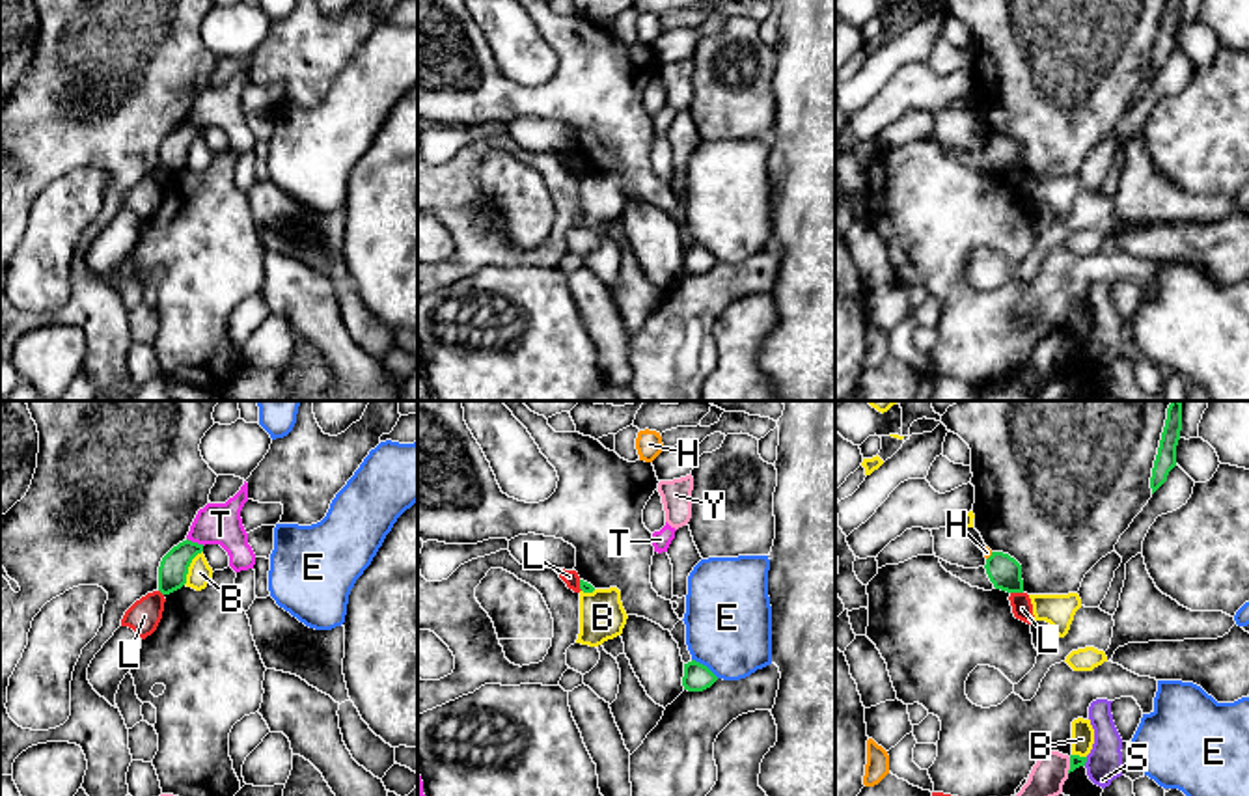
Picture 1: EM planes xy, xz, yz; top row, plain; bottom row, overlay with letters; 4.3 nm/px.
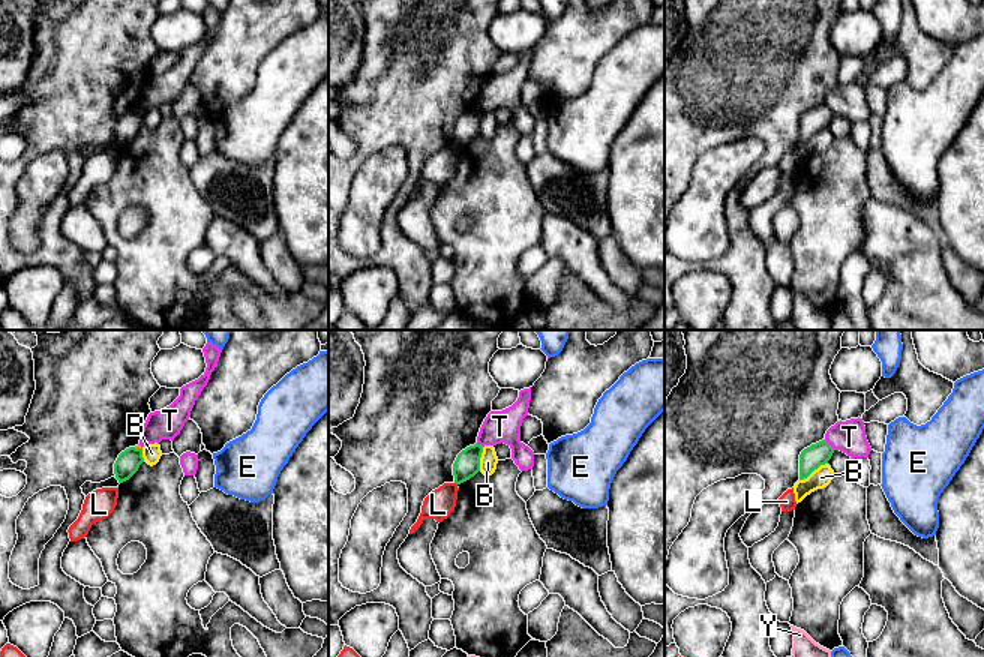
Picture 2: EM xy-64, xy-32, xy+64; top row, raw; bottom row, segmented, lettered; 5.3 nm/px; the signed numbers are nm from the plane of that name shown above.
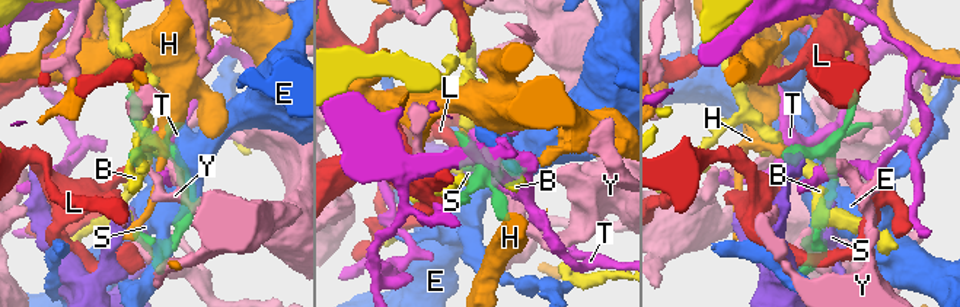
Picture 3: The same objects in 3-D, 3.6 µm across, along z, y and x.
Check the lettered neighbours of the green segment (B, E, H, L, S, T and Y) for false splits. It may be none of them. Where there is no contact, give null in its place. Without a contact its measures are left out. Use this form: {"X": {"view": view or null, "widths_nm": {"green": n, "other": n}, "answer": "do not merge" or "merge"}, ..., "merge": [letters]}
{"B": {"view": "xy", "widths_nm": {"green": 130, "other": 100}, "answer": "do not merge"}, "E": {"view": "xz", "widths_nm": {"green": 120, "other": 380}, "answer": "do not merge"}, "H": {"view": "yz", "widths_nm": {"green": 140, "other": 30}, "answer": "do not merge"}, "L": {"view": "yz", "widths_nm": {"green": 140, "other": 90}, "answer": "do not merge"}, "S": {"view": "yz", "widths_nm": {"green": 60, "other": 160}, "answer": "do not merge"}, "T": {"view": "xy", "widths_nm": {"green": 130, "other": 180}, "answer": "do not merge"}, "Y": {"view": "yz", "widths_nm": {"green": 60, "other": 150}, "answer": "do not merge"}, "merge": []}

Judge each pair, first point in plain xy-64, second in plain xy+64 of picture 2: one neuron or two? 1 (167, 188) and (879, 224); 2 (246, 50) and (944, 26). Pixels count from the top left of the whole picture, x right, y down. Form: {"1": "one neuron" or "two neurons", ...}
{"1": "two neurons", "2": "two neurons"}

